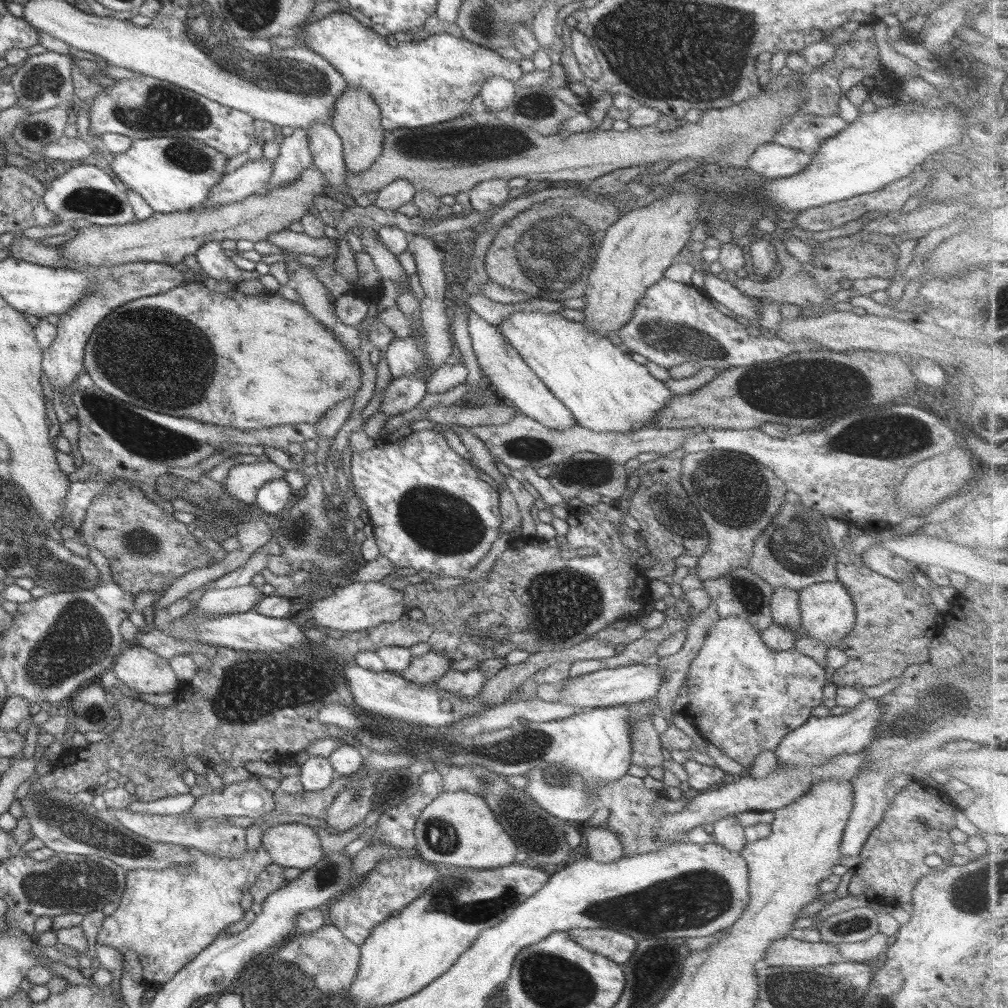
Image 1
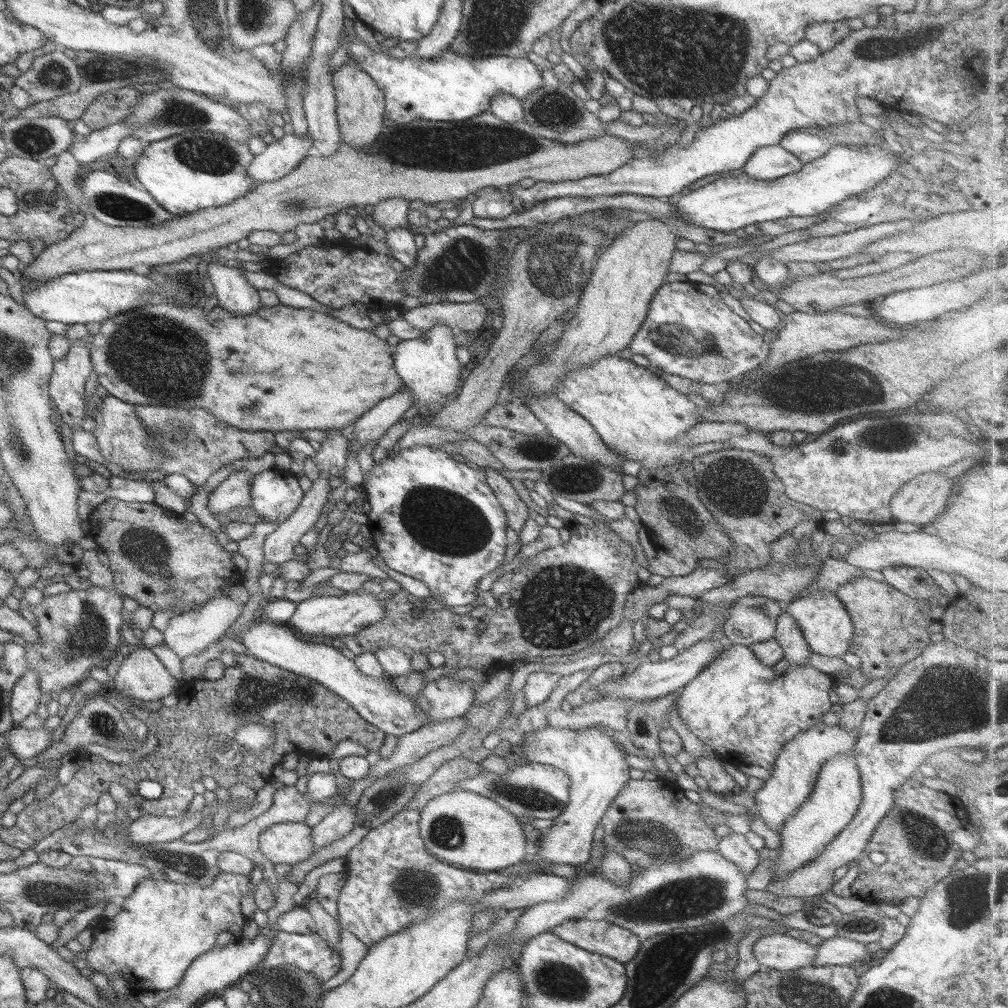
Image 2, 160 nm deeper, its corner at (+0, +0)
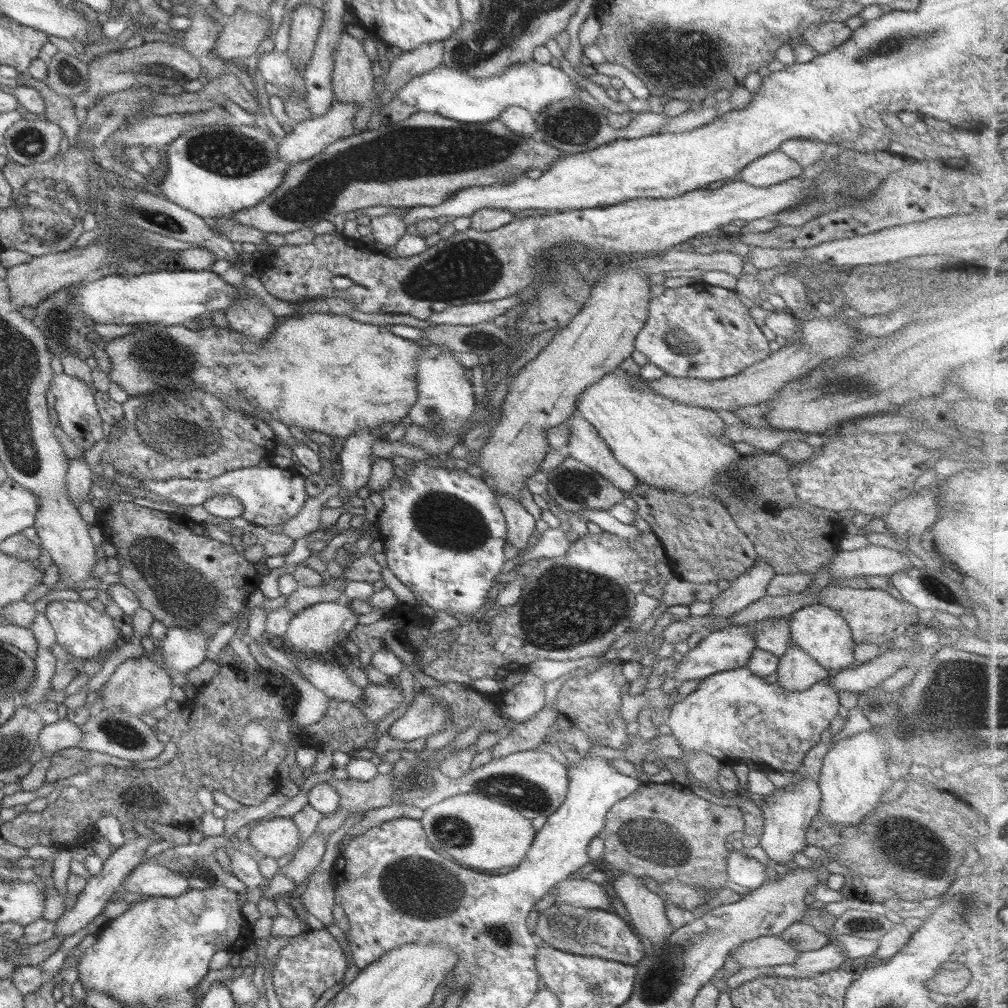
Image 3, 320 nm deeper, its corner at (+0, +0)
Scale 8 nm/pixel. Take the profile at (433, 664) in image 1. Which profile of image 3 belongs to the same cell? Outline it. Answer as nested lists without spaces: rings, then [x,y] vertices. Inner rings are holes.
[[[368,684],[362,688],[362,701],[358,706],[359,712],[367,722],[377,724],[391,710],[395,710],[402,701],[401,691],[394,687]]]

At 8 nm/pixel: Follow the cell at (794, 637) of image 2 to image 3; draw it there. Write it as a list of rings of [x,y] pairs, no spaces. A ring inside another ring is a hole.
[[[788,638],[788,647],[778,657],[776,685],[784,692],[801,692],[830,675],[805,652],[795,648]]]

